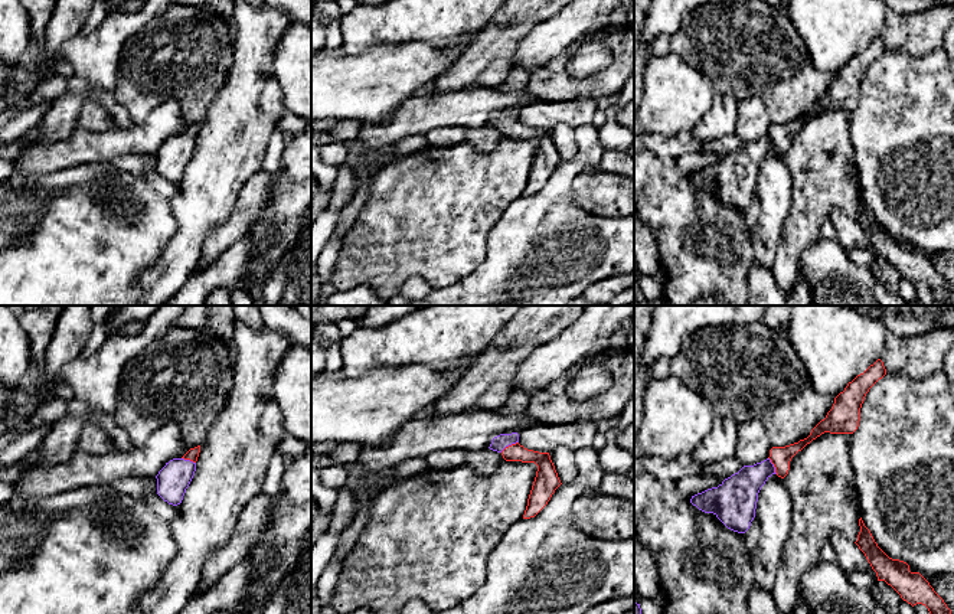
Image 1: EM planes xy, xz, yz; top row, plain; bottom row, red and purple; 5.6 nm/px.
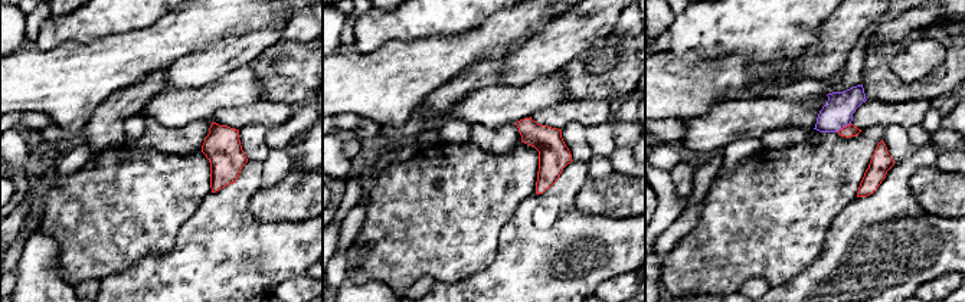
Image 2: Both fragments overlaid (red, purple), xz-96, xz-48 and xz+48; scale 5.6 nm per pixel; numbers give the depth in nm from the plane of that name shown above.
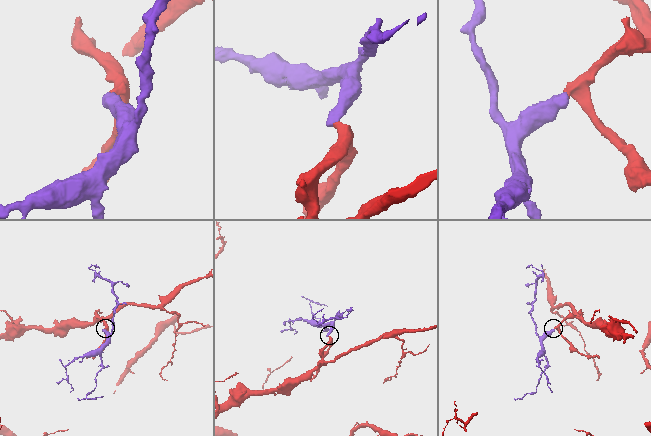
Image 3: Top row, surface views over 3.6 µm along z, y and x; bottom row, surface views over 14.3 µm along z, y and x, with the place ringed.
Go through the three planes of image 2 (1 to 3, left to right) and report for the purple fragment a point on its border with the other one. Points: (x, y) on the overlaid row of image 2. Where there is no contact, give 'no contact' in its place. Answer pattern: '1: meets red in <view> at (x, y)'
1: no contact
2: no contact
3: meets red in xz+48 at (844, 127)

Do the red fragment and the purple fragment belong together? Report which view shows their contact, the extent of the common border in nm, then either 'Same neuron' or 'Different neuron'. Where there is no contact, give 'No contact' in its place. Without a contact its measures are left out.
Touches red in xz. Shared border 120 nm. Same neuron

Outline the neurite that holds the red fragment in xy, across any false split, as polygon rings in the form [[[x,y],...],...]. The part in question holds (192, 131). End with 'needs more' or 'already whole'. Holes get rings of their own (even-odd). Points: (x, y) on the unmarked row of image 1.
[[[200,123],[190,125],[182,135],[173,135],[159,148],[157,172],[169,182],[182,180],[195,148]]]; needs more

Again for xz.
[[[500,111],[489,124],[503,133],[506,138],[535,140],[536,154],[527,176],[523,196],[535,195],[550,177],[555,167],[562,161],[549,130],[527,127],[519,121],[519,111]]]; needs more

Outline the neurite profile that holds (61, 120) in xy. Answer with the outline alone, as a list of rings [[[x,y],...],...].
[[[89,88],[86,92],[63,94],[56,98],[36,125],[37,137],[26,148],[39,143],[66,140],[79,127],[81,108],[88,98],[98,101],[112,115],[115,128],[130,130],[134,125],[128,110],[112,91]]]

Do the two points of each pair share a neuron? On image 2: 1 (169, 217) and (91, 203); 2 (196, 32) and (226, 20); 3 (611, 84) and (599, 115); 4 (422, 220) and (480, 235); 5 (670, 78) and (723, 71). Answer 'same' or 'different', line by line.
1: same
2: same
3: different
4: same
5: same

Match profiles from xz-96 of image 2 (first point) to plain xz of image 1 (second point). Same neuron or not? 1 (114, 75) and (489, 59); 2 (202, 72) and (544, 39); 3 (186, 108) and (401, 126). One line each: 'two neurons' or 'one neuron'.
1: two neurons
2: one neuron
3: one neuron

